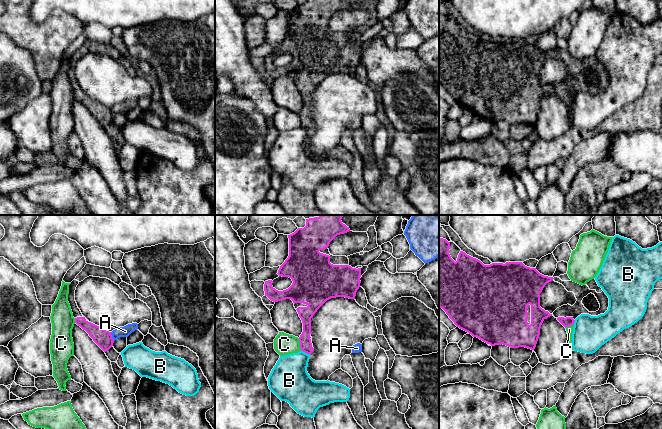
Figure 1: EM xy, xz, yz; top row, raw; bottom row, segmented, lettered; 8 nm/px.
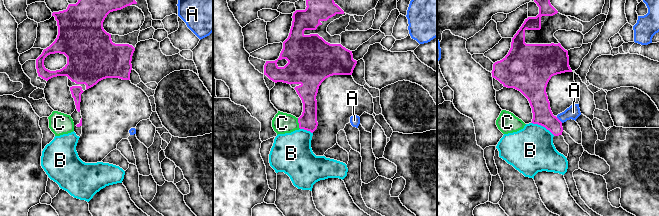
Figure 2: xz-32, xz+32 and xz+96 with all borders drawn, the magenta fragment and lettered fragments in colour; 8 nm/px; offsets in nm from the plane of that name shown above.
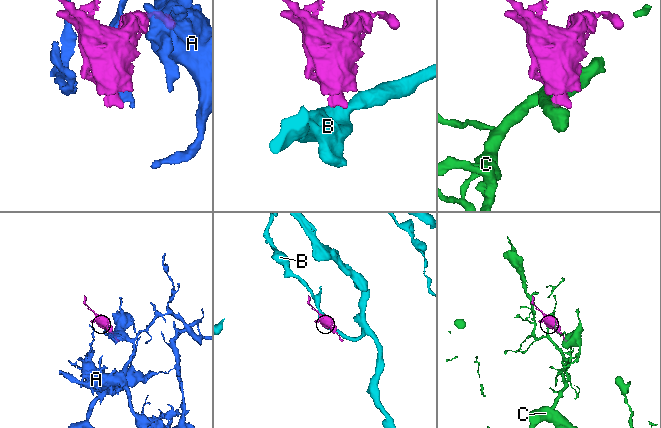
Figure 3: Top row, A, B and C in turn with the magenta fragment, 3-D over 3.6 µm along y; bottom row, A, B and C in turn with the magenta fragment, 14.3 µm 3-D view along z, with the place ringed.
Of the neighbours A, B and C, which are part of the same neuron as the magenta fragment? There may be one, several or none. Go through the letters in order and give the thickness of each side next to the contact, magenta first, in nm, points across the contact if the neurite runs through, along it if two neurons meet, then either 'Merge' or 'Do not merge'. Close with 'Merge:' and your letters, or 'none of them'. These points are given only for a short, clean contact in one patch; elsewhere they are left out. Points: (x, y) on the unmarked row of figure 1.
A: Thickness 140 nm (magenta) against 90 nm. Do not merge
B: Thickness 100 nm (magenta) against 300 nm. Boundary: xz (301, 126), (309, 130). Do not merge
C: Thickness 100 nm (magenta) against 180 nm. Boundary: xz (298, 114), (301, 126). Do not merge
Merge: none of them

